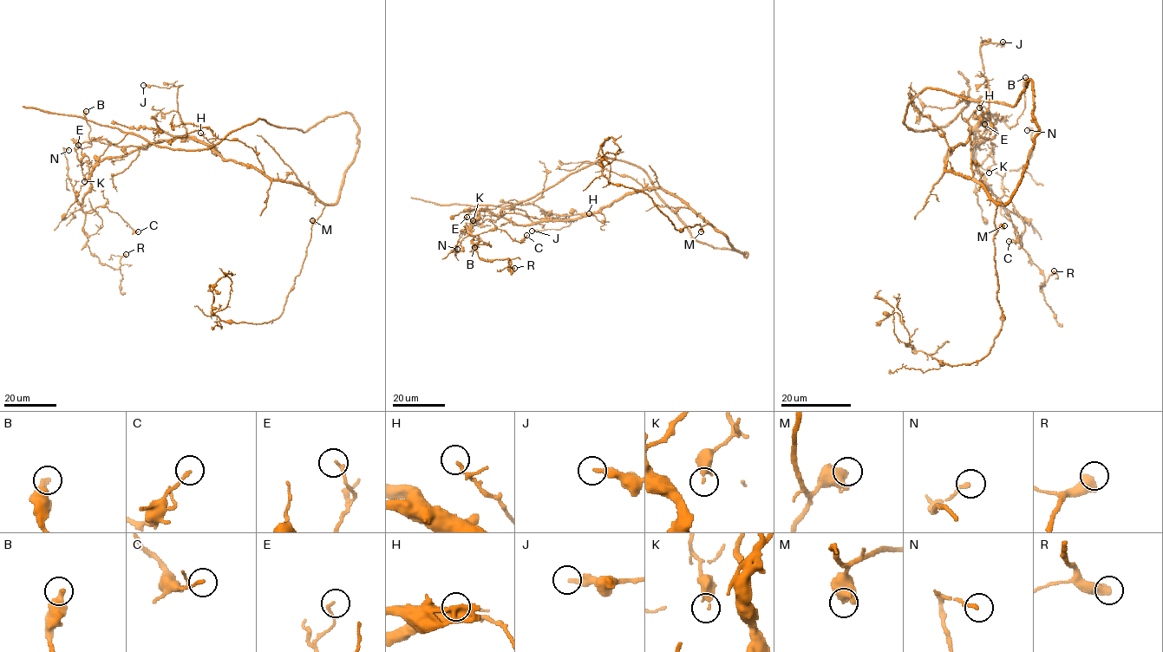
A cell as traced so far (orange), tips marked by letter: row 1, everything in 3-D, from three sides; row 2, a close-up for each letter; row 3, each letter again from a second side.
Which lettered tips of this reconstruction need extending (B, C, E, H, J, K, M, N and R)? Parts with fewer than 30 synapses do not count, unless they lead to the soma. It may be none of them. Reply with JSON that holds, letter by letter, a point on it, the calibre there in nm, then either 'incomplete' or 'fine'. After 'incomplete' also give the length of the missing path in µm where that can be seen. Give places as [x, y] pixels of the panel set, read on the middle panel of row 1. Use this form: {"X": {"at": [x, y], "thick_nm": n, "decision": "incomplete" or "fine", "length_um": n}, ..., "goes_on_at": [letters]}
{"B": {"at": [474, 247], "thick_nm": 420, "decision": "fine"}, "C": {"at": [526, 235], "thick_nm": 160, "decision": "fine"}, "E": {"at": [467, 217], "thick_nm": 140, "decision": "fine"}, "H": {"at": [589, 213], "thick_nm": 110, "decision": "fine"}, "J": {"at": [532, 231], "thick_nm": 280, "decision": "fine"}, "K": {"at": [473, 220], "thick_nm": 320, "decision": "fine"}, "M": {"at": [701, 231], "thick_nm": 360, "decision": "fine"}, "N": {"at": [457, 249], "thick_nm": 170, "decision": "fine"}, "R": {"at": [514, 268], "thick_nm": 550, "decision": "fine"}, "goes_on_at": []}

